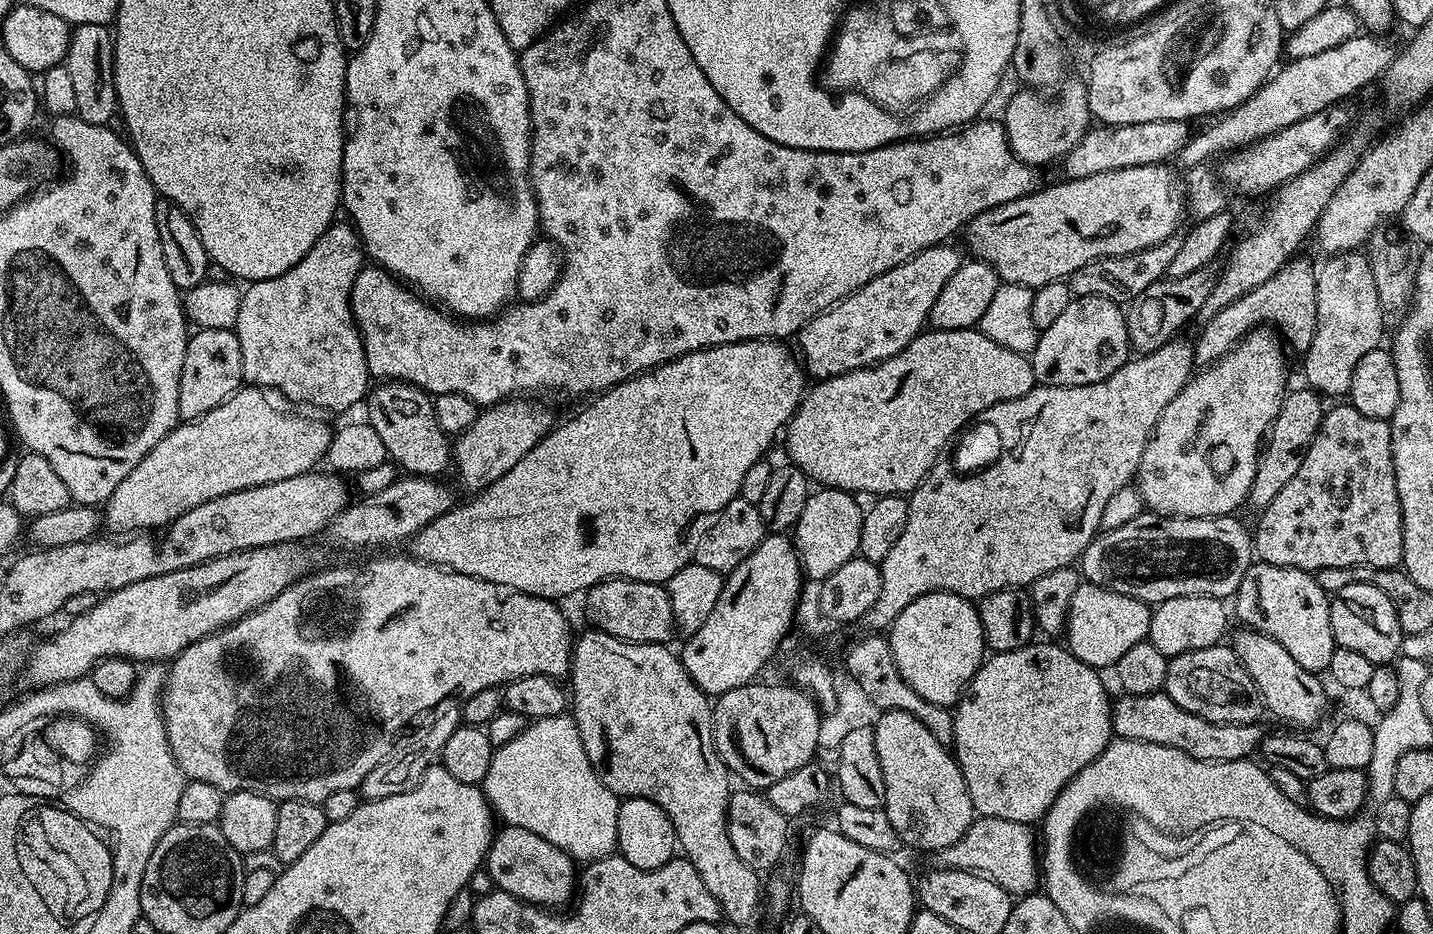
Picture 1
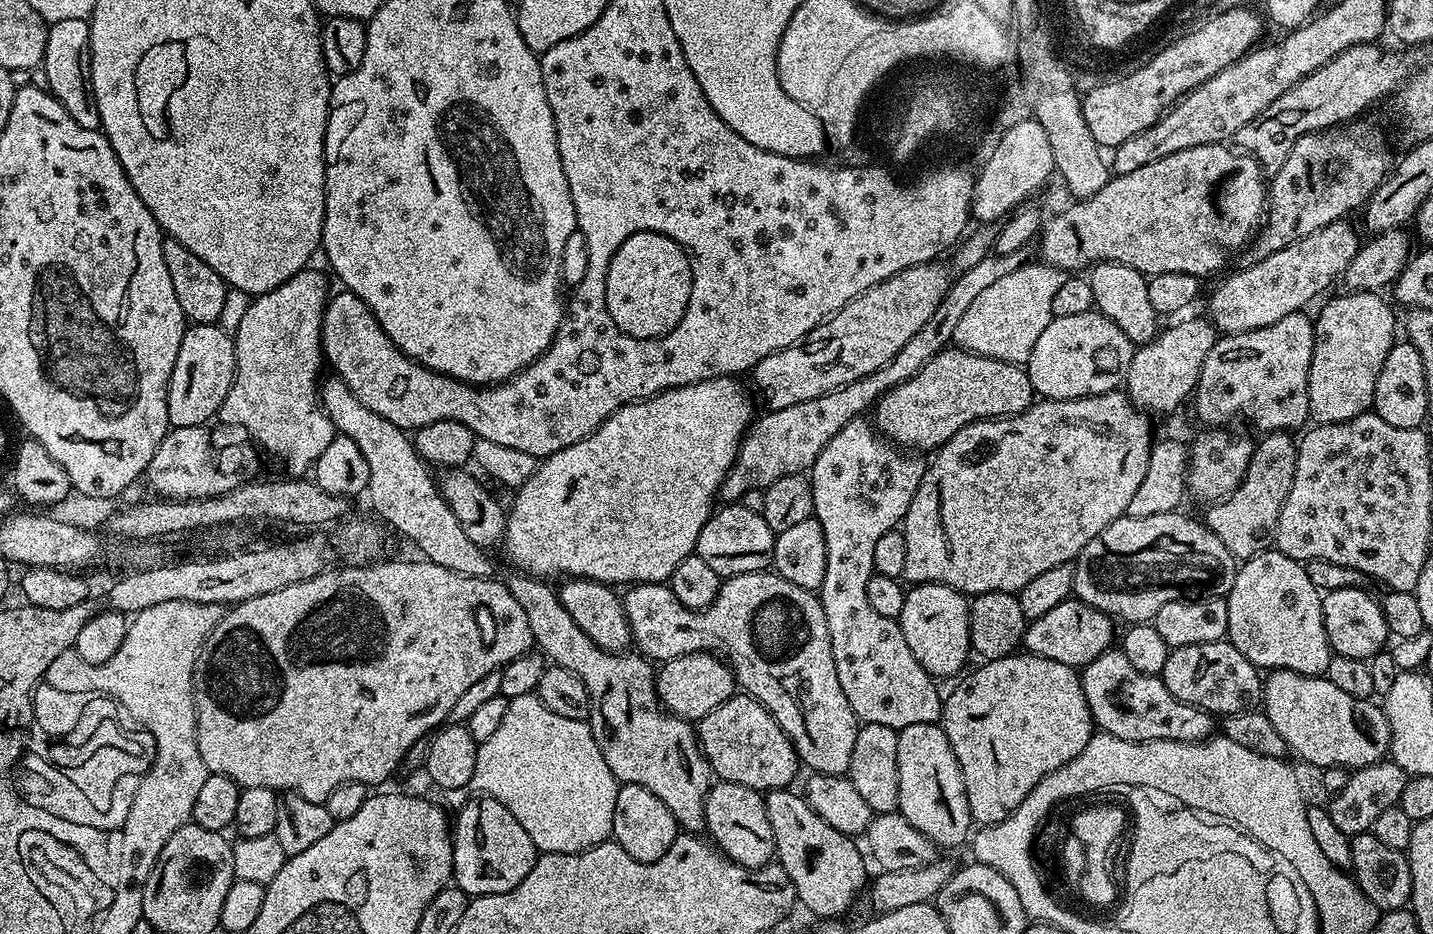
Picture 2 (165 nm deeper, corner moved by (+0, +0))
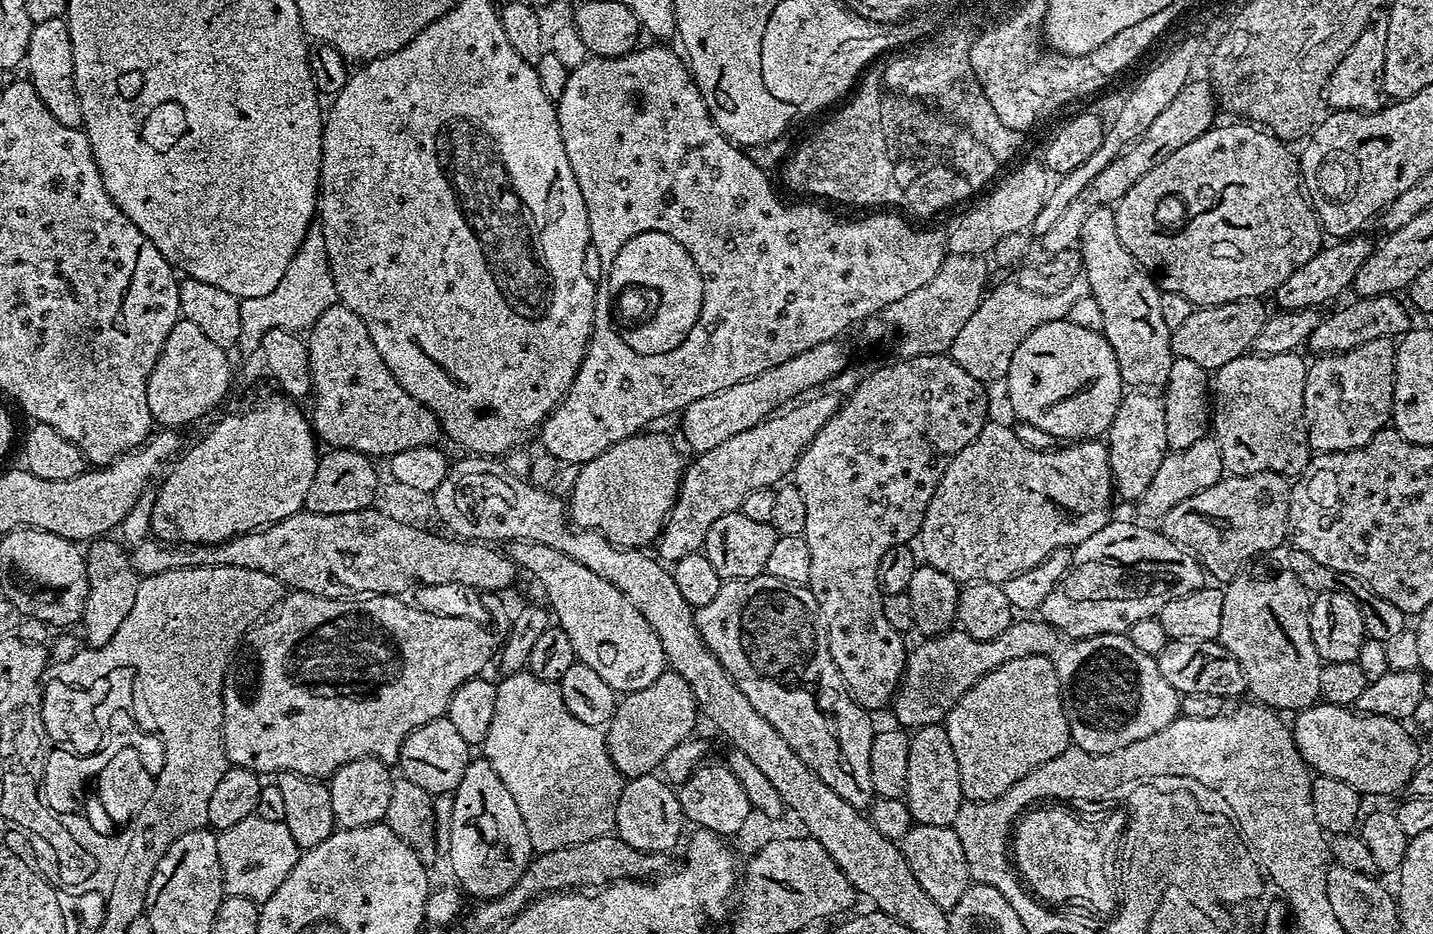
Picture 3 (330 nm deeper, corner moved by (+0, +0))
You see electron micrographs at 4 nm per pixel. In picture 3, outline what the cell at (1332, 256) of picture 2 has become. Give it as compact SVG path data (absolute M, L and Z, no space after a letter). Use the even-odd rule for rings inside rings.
M1254 299L1193 307L1190 318L1186 318L1182 326L1171 329L1173 357L1190 359L1207 370L1215 370L1245 355L1252 345L1254 334L1262 330L1266 309L1260 304L1263 303L1259 299Z

